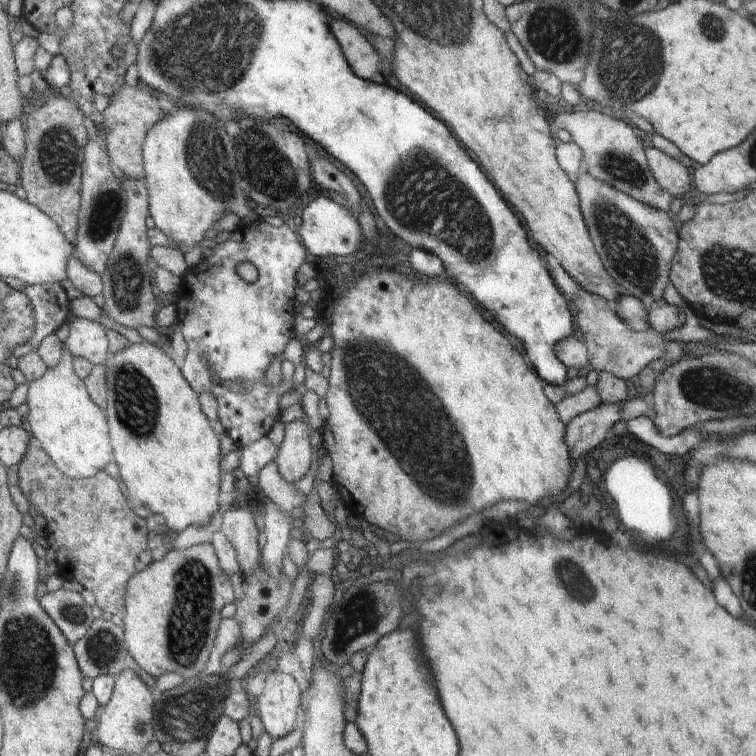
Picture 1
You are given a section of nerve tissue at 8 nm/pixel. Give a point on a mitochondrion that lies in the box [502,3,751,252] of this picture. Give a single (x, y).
(629, 62)

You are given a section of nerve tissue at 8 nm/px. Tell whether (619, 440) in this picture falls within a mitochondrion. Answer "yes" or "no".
no

